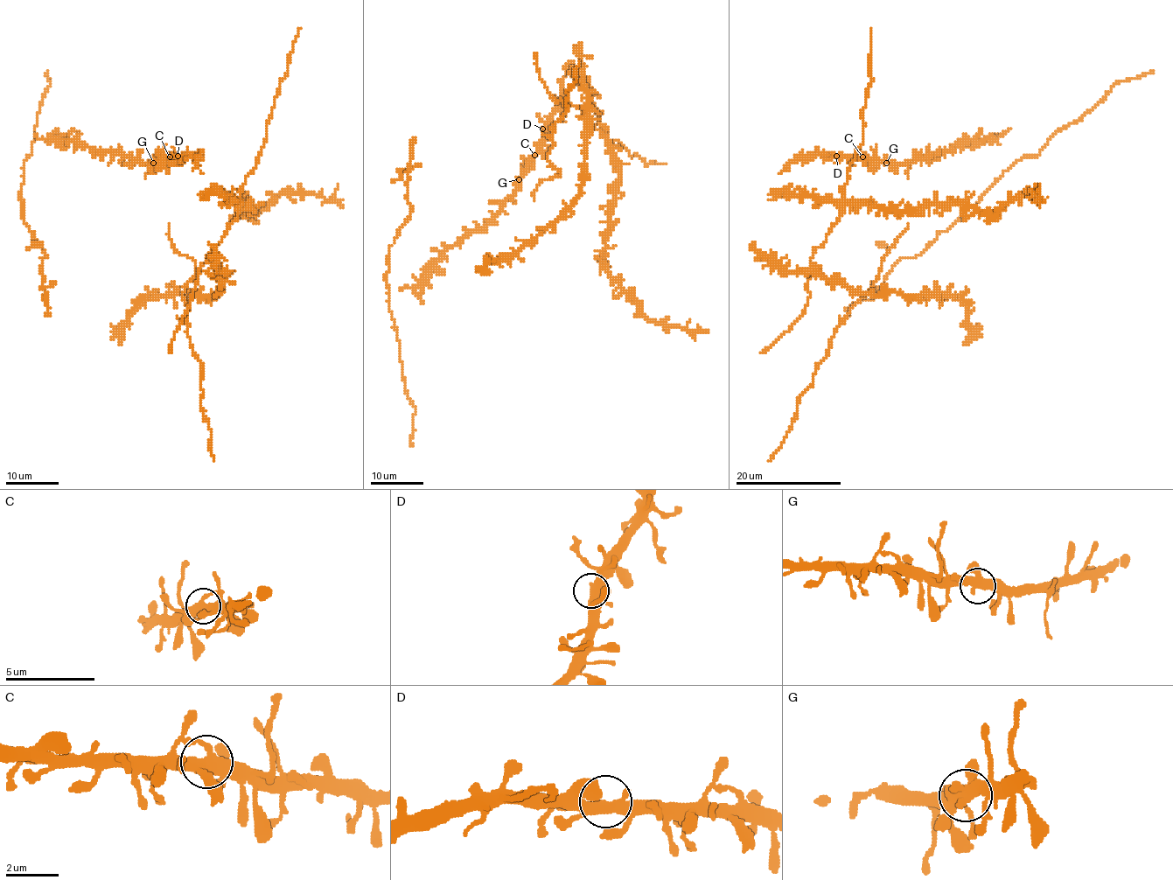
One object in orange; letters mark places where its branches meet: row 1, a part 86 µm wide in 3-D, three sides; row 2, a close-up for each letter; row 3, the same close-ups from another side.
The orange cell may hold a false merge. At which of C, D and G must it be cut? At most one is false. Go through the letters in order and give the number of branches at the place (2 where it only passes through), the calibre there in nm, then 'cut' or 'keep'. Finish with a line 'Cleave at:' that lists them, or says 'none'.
C: branches 4; calibre 400 nm; keep
D: branches 4; calibre 400 nm; keep
G: branches 3; calibre 420 nm; keep
Cleave at: none

